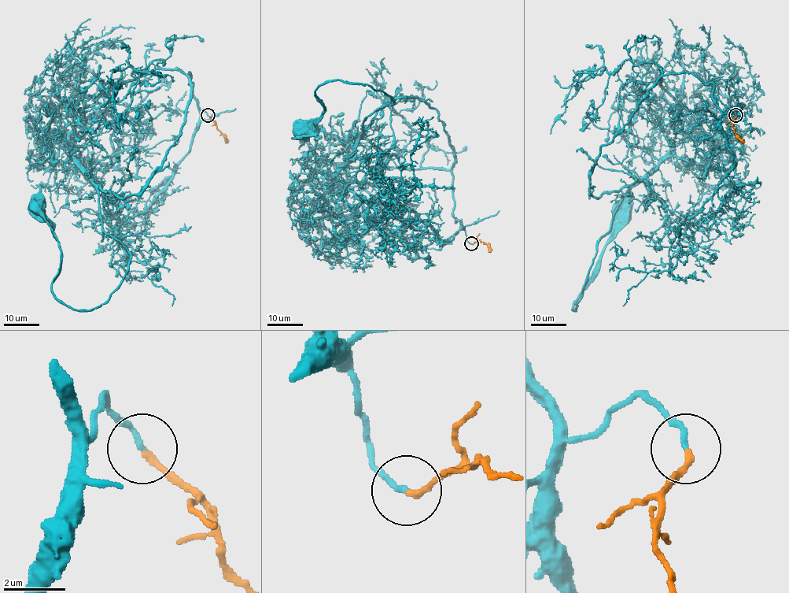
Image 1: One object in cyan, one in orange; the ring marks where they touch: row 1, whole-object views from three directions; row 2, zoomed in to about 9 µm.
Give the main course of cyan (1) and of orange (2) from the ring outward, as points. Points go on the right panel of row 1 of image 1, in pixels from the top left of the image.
1: (736, 115), (720, 117), (732, 168), (685, 224), (669, 224), (644, 181), (624, 195), (574, 310), (623, 203)
2: (736, 115), (732, 127), (735, 134), (744, 142)

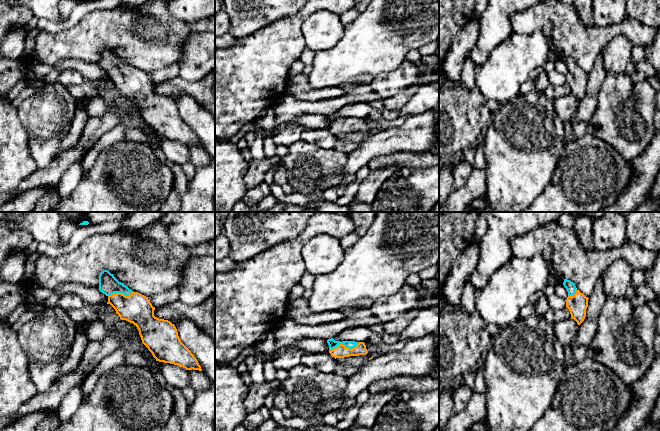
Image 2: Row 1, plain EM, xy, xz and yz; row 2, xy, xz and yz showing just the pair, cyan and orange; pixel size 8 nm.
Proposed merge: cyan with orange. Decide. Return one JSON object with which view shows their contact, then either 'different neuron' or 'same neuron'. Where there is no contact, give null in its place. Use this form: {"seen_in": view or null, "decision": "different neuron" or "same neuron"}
{"seen_in": "xz", "decision": "same neuron"}

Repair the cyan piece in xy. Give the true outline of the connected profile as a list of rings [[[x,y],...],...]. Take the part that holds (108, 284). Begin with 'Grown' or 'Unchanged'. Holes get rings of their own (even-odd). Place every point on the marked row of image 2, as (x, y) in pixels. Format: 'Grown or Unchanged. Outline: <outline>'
Grown. Outline: [[[108,270],[99,275],[99,290],[108,297],[107,304],[115,309],[121,320],[137,327],[142,343],[156,361],[202,371],[197,359],[181,342],[175,325],[154,316],[155,307],[148,297],[130,290]]]

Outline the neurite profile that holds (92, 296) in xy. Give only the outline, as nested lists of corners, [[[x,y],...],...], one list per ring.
[[[66,281],[52,291],[60,295],[64,295],[66,293],[78,295],[86,304],[97,307],[102,307],[108,302],[108,296],[103,294],[99,288],[86,287],[77,282]]]

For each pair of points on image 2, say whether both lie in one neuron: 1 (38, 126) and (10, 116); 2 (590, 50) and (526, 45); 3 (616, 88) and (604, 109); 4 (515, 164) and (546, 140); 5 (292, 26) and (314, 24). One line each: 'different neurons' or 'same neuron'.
1: different neurons
2: different neurons
3: same neuron
4: same neuron
5: different neurons

